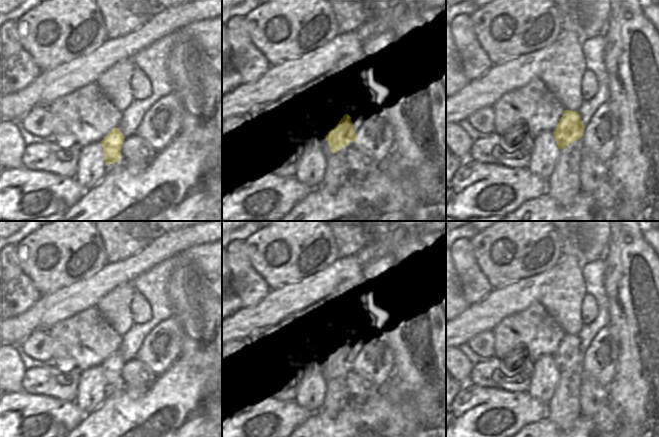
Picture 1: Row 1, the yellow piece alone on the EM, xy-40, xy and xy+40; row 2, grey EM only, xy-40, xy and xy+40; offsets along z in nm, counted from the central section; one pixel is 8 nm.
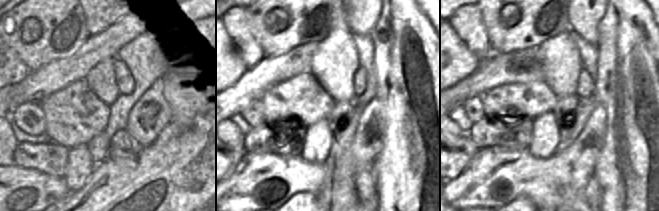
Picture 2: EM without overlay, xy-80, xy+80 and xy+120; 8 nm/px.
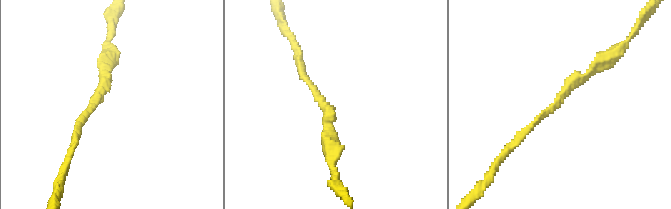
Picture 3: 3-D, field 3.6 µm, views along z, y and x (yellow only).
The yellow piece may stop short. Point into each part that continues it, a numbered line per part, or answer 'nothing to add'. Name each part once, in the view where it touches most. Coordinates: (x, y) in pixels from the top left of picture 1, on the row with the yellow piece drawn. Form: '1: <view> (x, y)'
nothing to add

